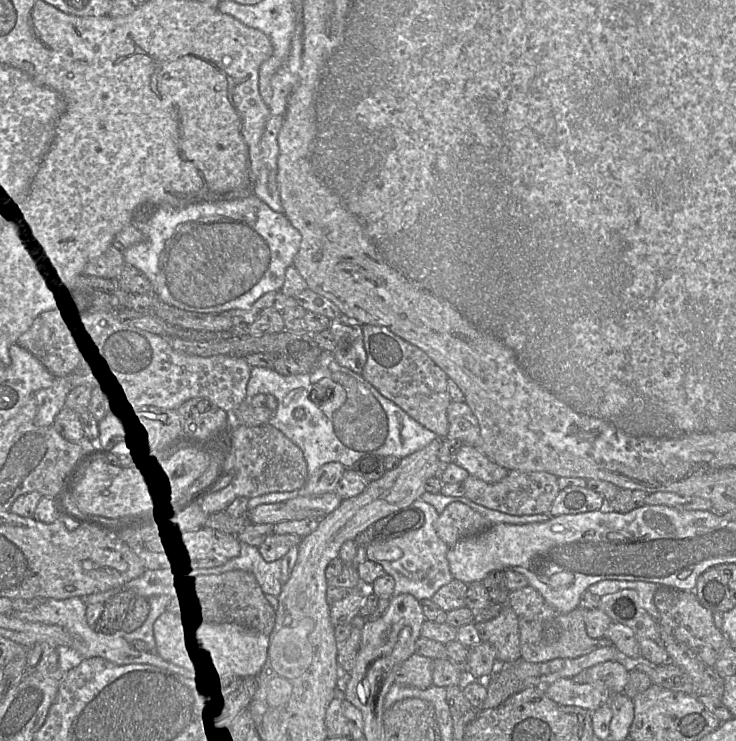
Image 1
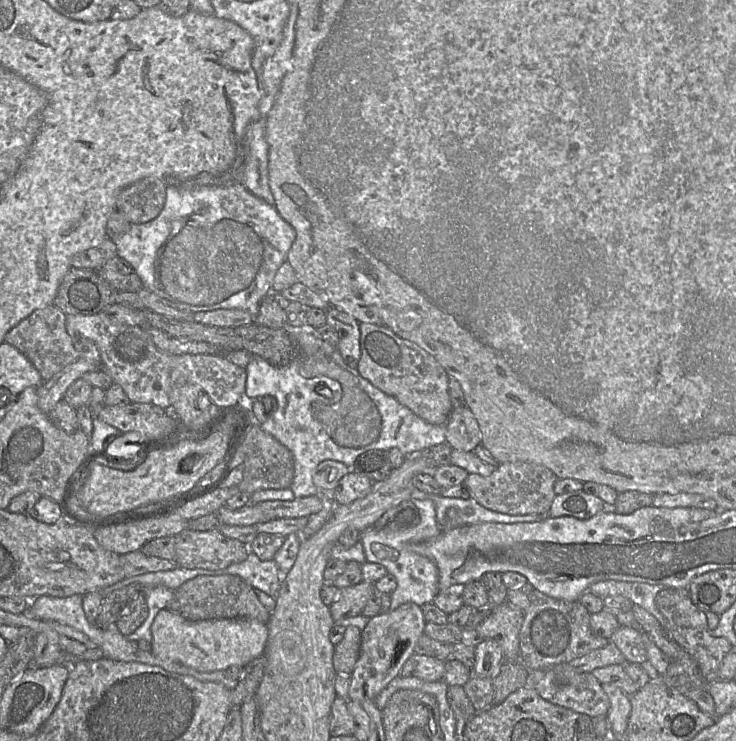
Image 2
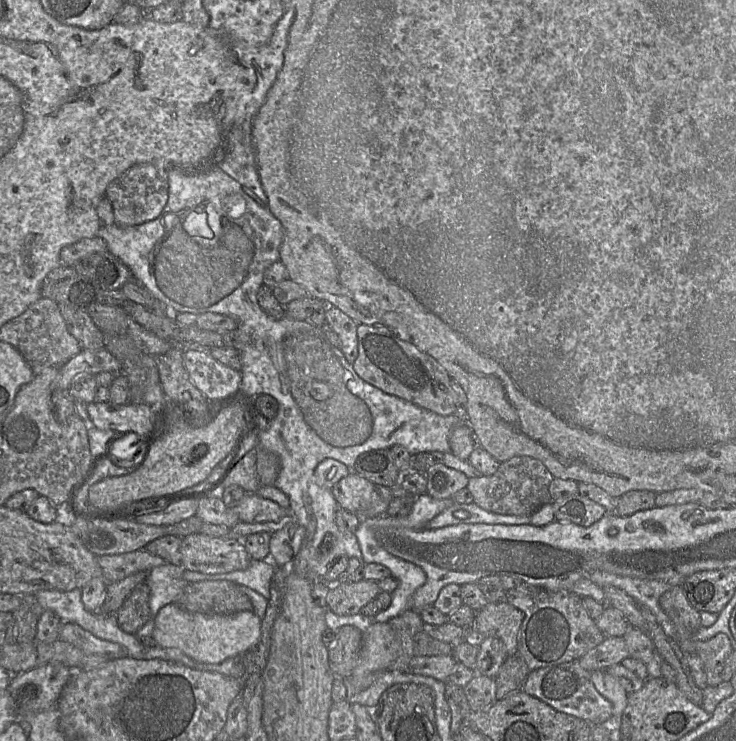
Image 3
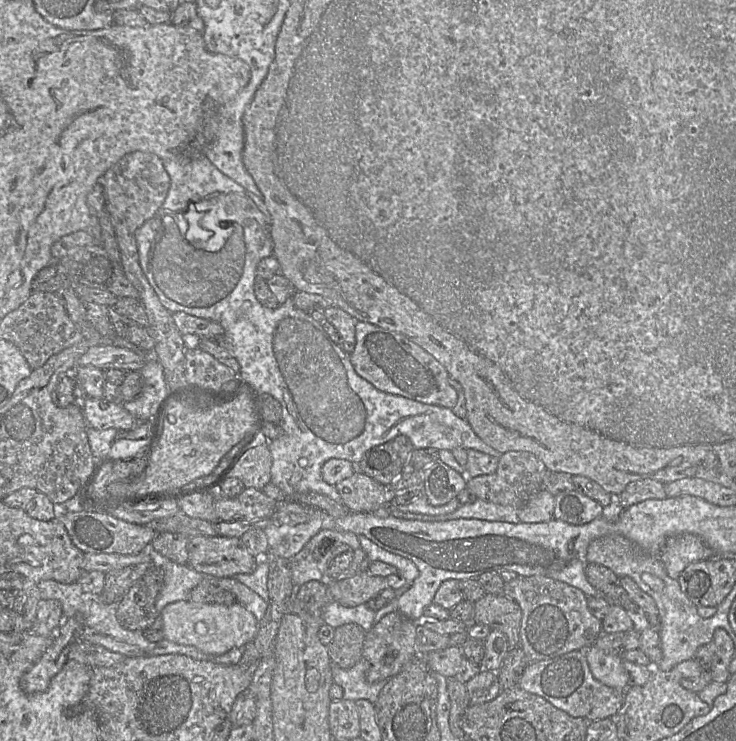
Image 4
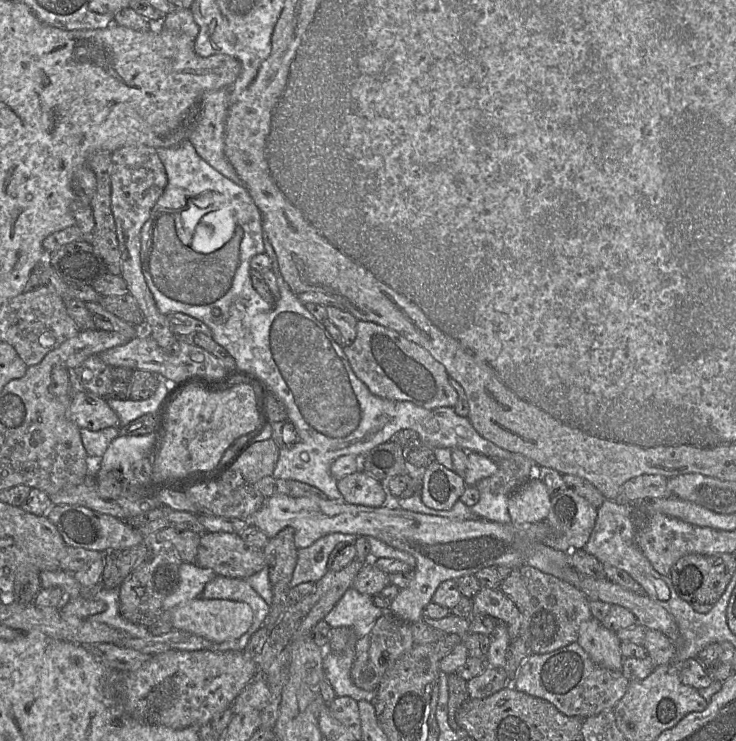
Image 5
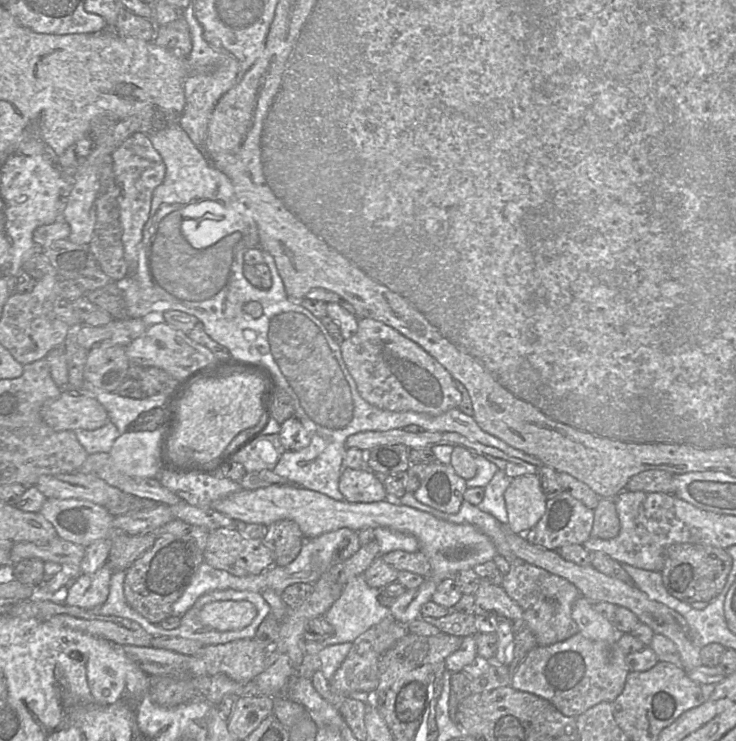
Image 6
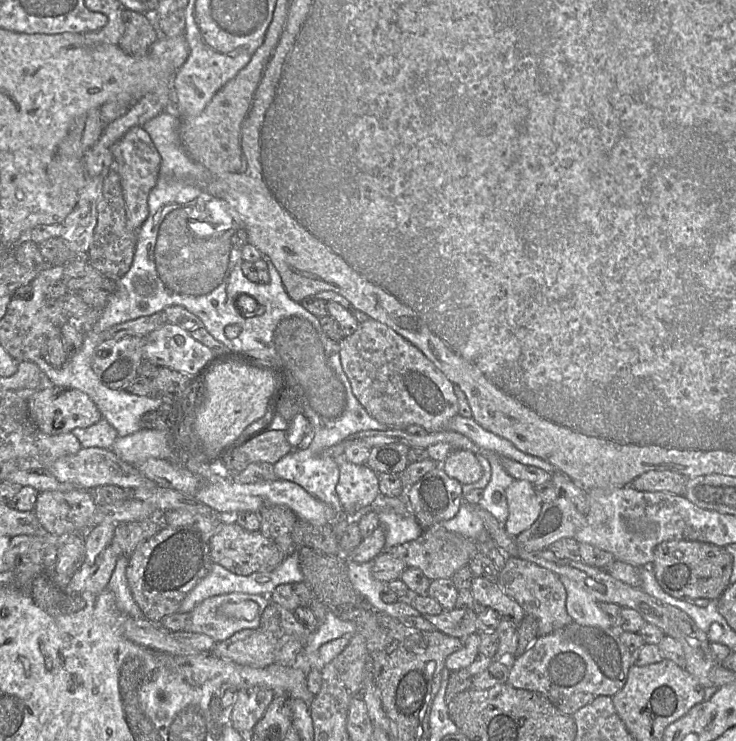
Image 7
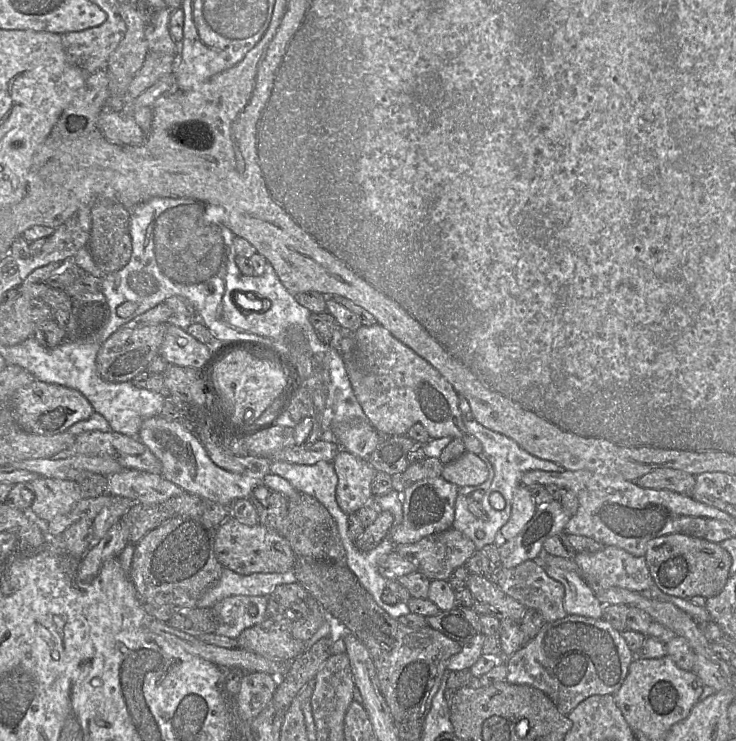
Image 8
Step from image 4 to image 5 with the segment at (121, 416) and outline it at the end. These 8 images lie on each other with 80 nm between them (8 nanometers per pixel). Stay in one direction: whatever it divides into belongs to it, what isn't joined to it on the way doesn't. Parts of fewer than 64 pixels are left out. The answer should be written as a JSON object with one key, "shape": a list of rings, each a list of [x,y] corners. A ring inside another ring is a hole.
{"shape":[[[86,390],[71,397],[67,418],[79,428],[91,431],[120,427],[119,418],[109,407],[106,398],[99,397]]]}

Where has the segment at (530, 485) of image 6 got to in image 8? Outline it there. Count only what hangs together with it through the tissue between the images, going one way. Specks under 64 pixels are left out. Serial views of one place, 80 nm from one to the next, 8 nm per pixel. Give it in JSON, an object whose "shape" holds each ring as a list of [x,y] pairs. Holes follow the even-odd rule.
{"shape":[[[521,484],[514,492],[511,516],[500,529],[500,541],[508,541],[524,528],[533,518],[537,505],[533,501],[527,486]]]}

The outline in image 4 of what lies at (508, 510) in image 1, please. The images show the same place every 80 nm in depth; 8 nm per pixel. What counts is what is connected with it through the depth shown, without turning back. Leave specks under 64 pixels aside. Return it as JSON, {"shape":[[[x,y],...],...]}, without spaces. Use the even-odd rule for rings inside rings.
{"shape":[[[510,451],[501,455],[497,470],[493,474],[467,478],[467,487],[477,498],[516,509],[523,507],[532,495],[543,488],[547,468],[534,454],[526,451]]]}

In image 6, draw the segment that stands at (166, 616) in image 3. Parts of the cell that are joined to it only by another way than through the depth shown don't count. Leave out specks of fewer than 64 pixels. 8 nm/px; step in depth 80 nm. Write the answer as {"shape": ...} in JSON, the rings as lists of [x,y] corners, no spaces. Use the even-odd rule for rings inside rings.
{"shape":[[[215,601],[206,604],[199,616],[201,622],[218,631],[237,631],[248,626],[257,614],[248,601]]]}

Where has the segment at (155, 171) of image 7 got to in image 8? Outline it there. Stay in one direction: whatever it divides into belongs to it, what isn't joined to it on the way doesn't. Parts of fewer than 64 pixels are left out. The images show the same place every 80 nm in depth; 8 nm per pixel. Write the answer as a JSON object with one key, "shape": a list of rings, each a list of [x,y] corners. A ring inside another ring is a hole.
{"shape":[[[105,105],[98,118],[98,129],[109,142],[117,145],[141,145],[146,139],[129,106],[126,111],[115,111]]]}

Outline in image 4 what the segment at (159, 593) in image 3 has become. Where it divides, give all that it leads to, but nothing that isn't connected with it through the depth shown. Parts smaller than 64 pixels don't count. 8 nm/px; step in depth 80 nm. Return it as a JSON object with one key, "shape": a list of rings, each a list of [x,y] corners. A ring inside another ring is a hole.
{"shape":[[[161,559],[161,566],[165,573],[165,582],[156,601],[158,616],[149,627],[150,630],[155,631],[162,630],[163,627],[161,610],[170,603],[189,600],[191,591],[203,581],[206,575],[194,570],[188,564],[178,564],[169,559]]]}

